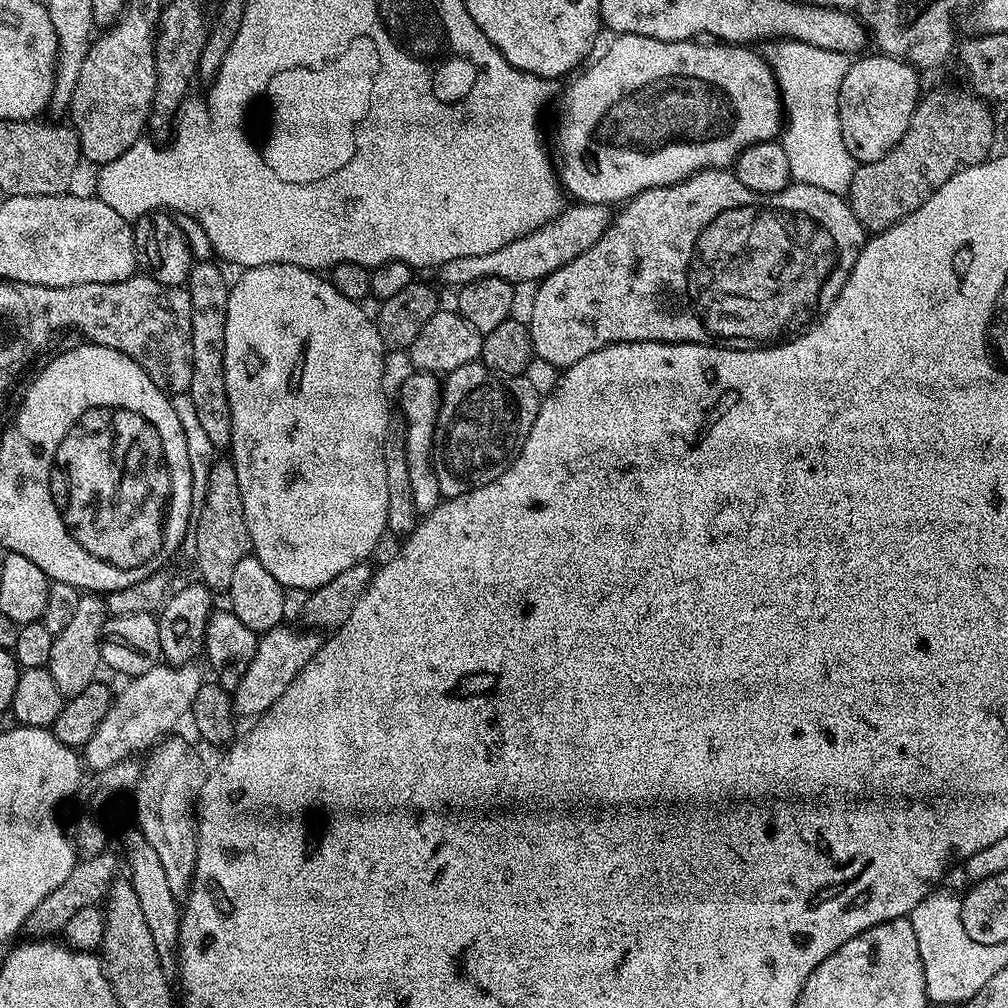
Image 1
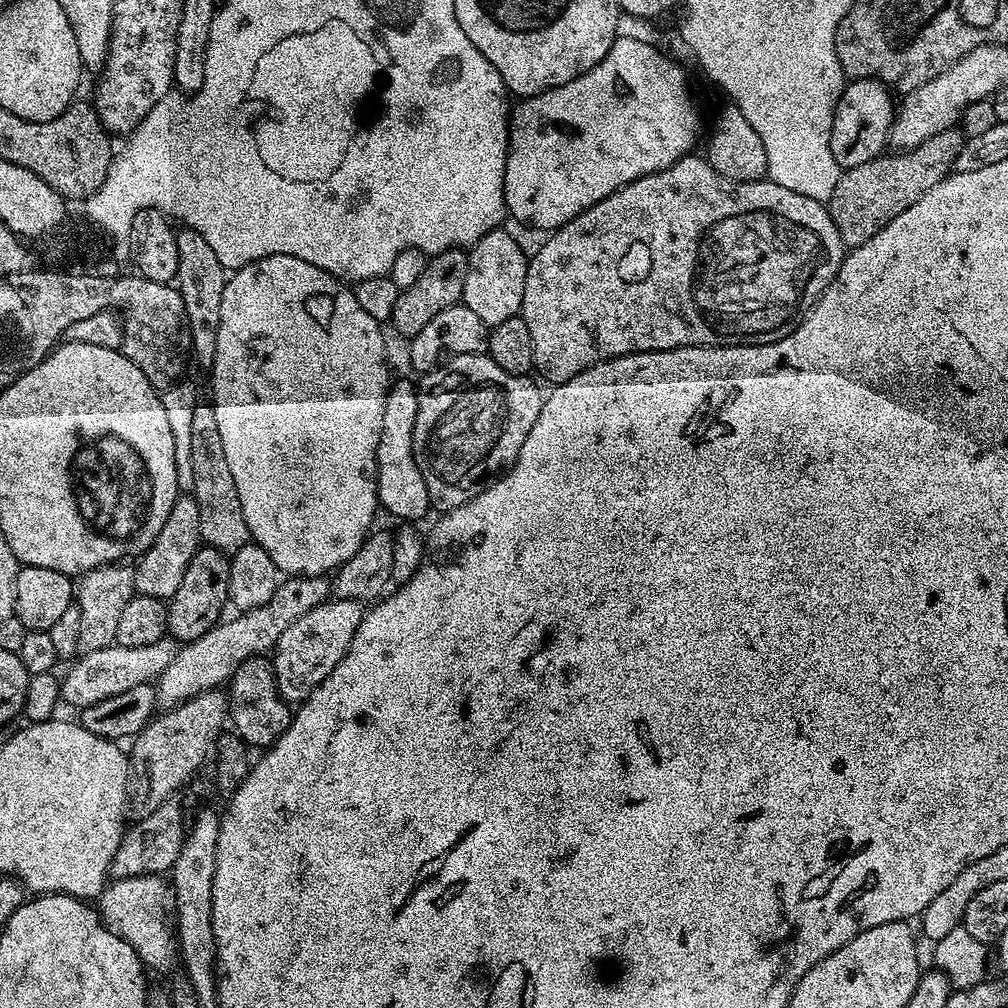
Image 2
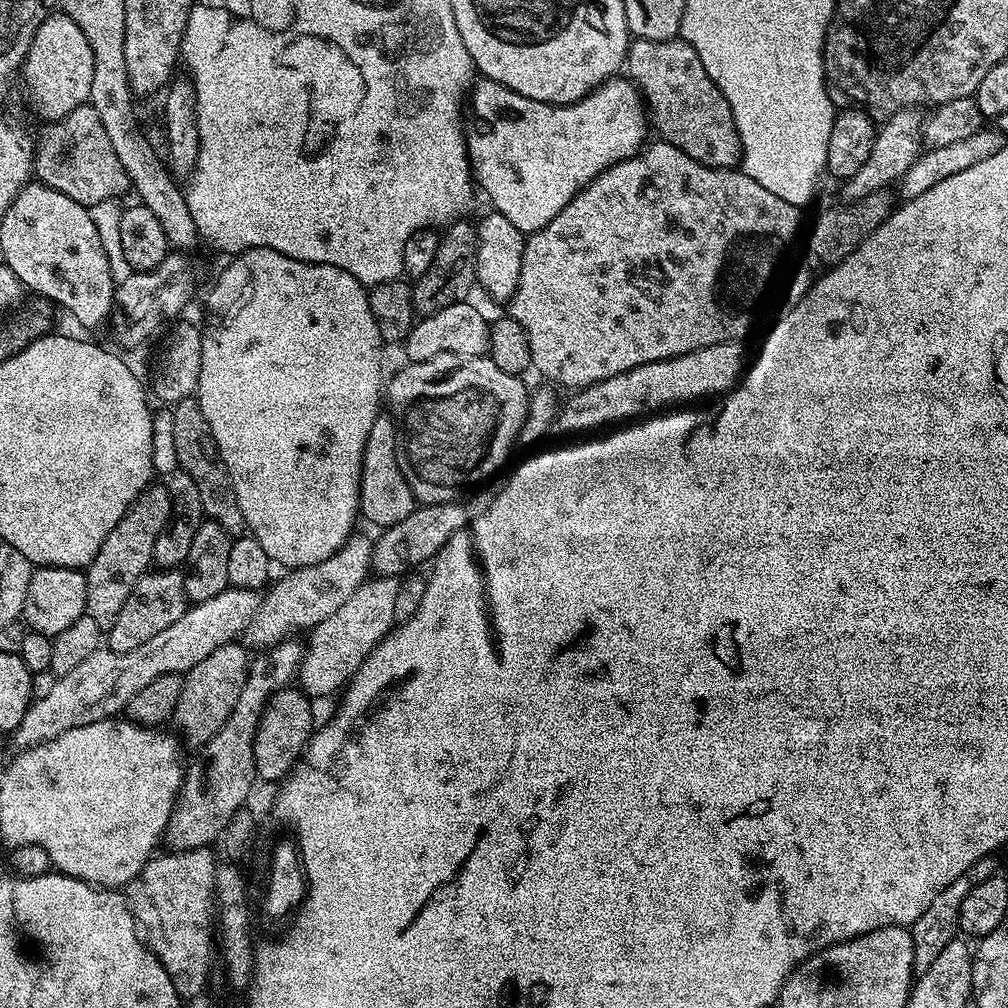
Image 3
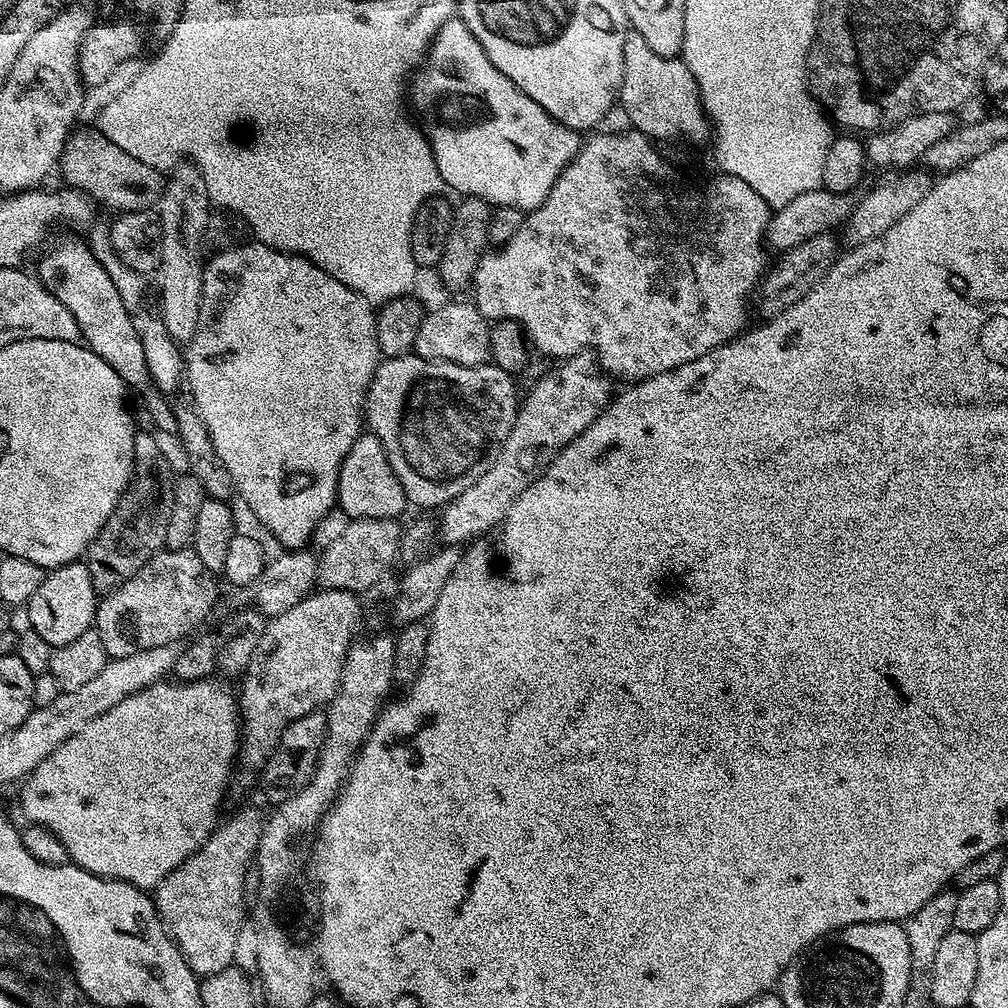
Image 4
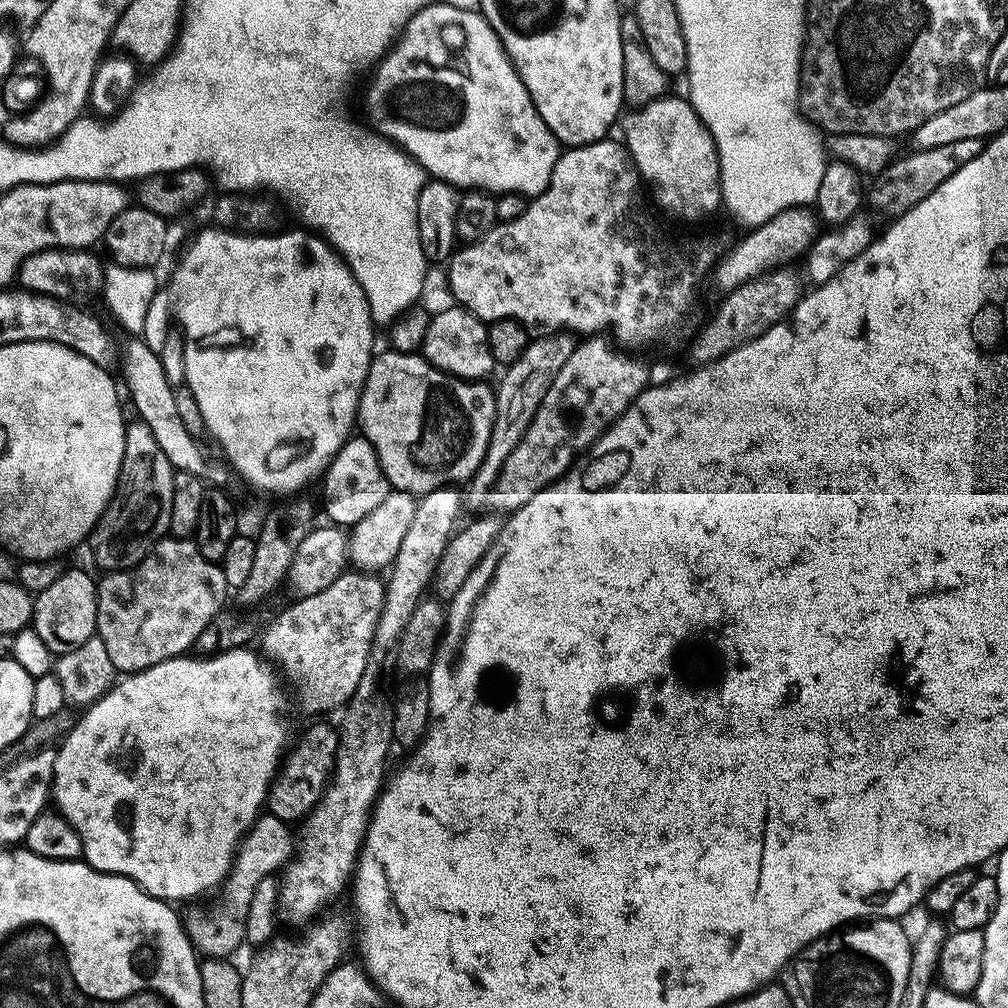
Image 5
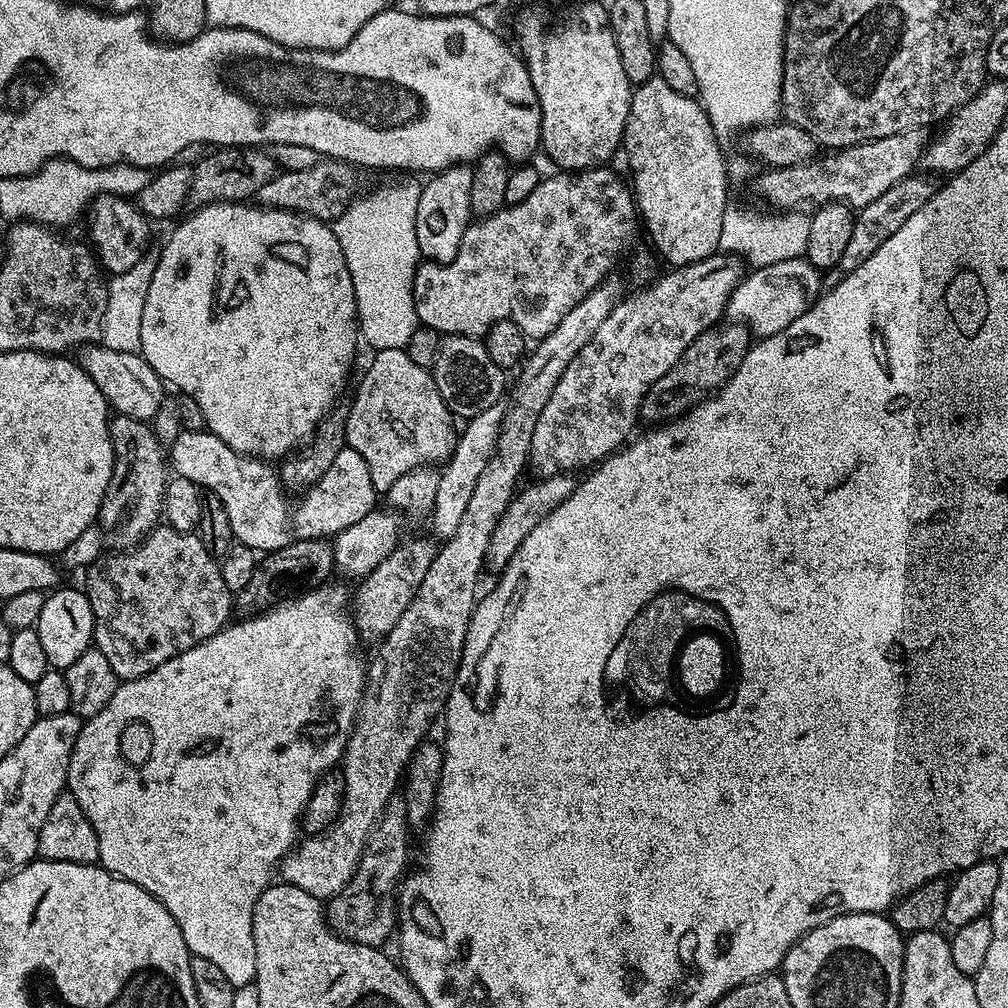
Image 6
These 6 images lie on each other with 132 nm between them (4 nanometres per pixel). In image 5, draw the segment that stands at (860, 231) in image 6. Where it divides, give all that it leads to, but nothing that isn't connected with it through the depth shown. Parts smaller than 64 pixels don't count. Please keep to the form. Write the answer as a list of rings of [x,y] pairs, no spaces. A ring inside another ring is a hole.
[[[967,139],[950,142],[949,145],[936,146],[931,150],[913,151],[910,156],[895,159],[880,174],[873,179],[873,186],[866,194],[867,205],[880,214],[895,218],[912,209],[921,200],[928,197],[951,174],[957,172],[966,162],[972,161],[983,148],[983,141]]]

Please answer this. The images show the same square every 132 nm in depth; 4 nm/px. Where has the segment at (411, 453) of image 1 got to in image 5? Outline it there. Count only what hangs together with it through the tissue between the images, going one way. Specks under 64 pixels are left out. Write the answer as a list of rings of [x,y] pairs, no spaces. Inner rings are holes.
[[[363,434],[353,435],[340,447],[338,454],[329,462],[322,483],[325,496],[322,512],[336,526],[351,526],[362,522],[366,514],[372,513],[377,506],[382,506],[390,491],[386,474],[378,462],[378,454],[374,454],[374,446],[370,446]]]

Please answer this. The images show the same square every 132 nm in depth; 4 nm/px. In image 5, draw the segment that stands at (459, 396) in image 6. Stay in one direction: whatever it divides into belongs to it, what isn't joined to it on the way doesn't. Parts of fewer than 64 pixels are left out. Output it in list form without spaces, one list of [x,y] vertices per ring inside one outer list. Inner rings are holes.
[[[451,306],[433,315],[426,331],[422,355],[428,363],[447,376],[455,376],[465,382],[484,382],[492,368],[497,367],[496,359],[490,354],[488,345],[488,324],[479,320],[473,312],[465,308]]]

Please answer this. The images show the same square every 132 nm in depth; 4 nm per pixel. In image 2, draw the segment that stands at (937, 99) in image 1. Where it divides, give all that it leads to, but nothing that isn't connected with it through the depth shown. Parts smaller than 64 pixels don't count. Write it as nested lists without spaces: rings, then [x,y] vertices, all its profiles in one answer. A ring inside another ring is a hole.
[[[947,128],[942,134],[934,134],[913,148],[893,151],[893,156],[881,154],[862,166],[845,168],[834,186],[834,194],[826,202],[826,207],[838,234],[849,249],[857,248],[862,242],[874,238],[902,210],[910,210],[926,190],[938,186],[953,171],[958,154],[962,150],[966,136],[956,128]]]

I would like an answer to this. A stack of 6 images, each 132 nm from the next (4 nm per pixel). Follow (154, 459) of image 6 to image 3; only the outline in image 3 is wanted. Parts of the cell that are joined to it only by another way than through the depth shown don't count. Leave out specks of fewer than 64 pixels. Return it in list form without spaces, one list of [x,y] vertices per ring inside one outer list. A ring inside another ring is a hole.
[[[153,482],[128,507],[128,513],[116,523],[114,530],[110,530],[110,534],[106,534],[106,542],[102,542],[98,554],[90,561],[86,569],[86,615],[94,618],[94,622],[98,622],[101,630],[107,630],[114,626],[114,618],[118,618],[122,606],[126,606],[126,598],[130,598],[136,583],[142,579],[145,572],[153,567],[154,542],[158,538],[158,534],[162,534],[162,530],[171,517],[172,499],[168,497],[167,487],[163,483]]]

